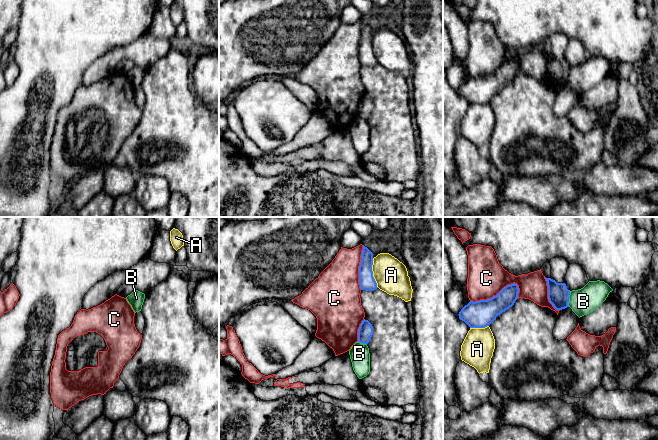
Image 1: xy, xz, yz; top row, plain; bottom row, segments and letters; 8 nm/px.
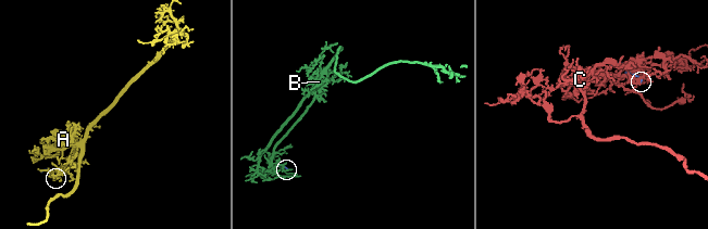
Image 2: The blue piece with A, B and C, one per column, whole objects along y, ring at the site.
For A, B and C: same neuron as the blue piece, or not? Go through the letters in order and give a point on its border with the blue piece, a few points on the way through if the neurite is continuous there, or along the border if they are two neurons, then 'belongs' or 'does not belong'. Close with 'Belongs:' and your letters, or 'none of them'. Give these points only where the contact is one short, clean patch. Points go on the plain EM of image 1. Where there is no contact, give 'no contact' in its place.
A: meets blue in xz at (372, 49); does not belong
B: meets blue in yz at (568, 75); border along yz (570, 67), (568, 82); does not belong
C: meets blue in yz at (496, 71); does not belong
Belongs: none of them

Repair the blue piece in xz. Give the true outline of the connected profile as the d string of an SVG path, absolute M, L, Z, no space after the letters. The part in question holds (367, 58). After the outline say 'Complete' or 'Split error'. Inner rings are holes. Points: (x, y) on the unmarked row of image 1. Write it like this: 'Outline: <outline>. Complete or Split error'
Outline: M363 21L361 38L359 42L359 61L361 66L374 67L378 64L373 53L372 41L373 29Z. Complete

